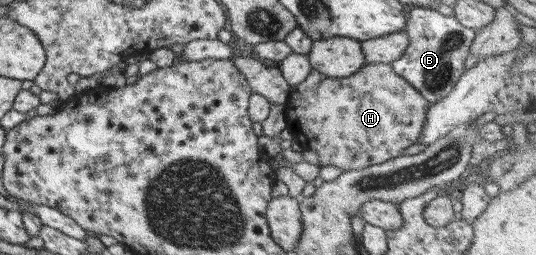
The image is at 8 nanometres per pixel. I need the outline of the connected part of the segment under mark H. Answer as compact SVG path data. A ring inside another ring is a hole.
M365 63L358 71L344 78L328 78L316 70L311 70L300 84L289 87L289 96L284 105L285 128L293 136L293 140L296 140L302 149L315 152L319 165L336 166L343 171L363 169L386 162L418 142L429 106L409 82L391 69L390 63Z

